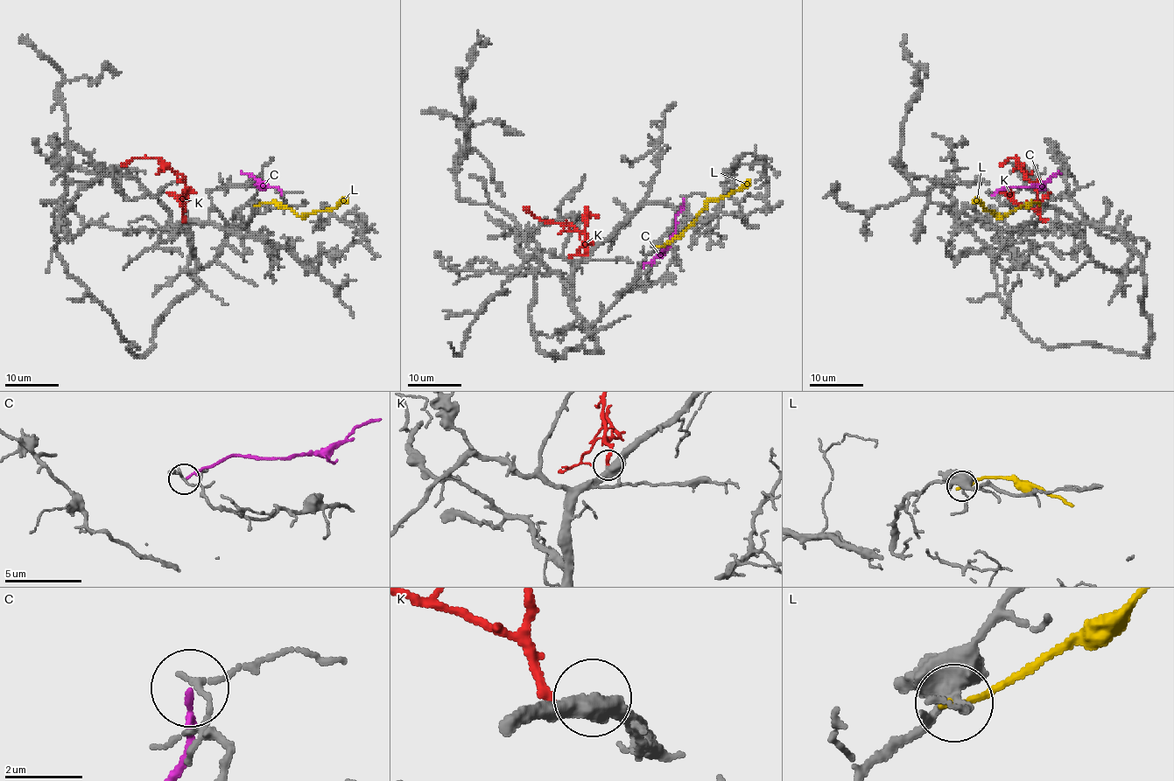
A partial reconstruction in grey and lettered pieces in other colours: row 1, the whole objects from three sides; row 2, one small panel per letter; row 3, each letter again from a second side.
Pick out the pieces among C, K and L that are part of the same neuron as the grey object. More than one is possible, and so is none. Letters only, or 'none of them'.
K

